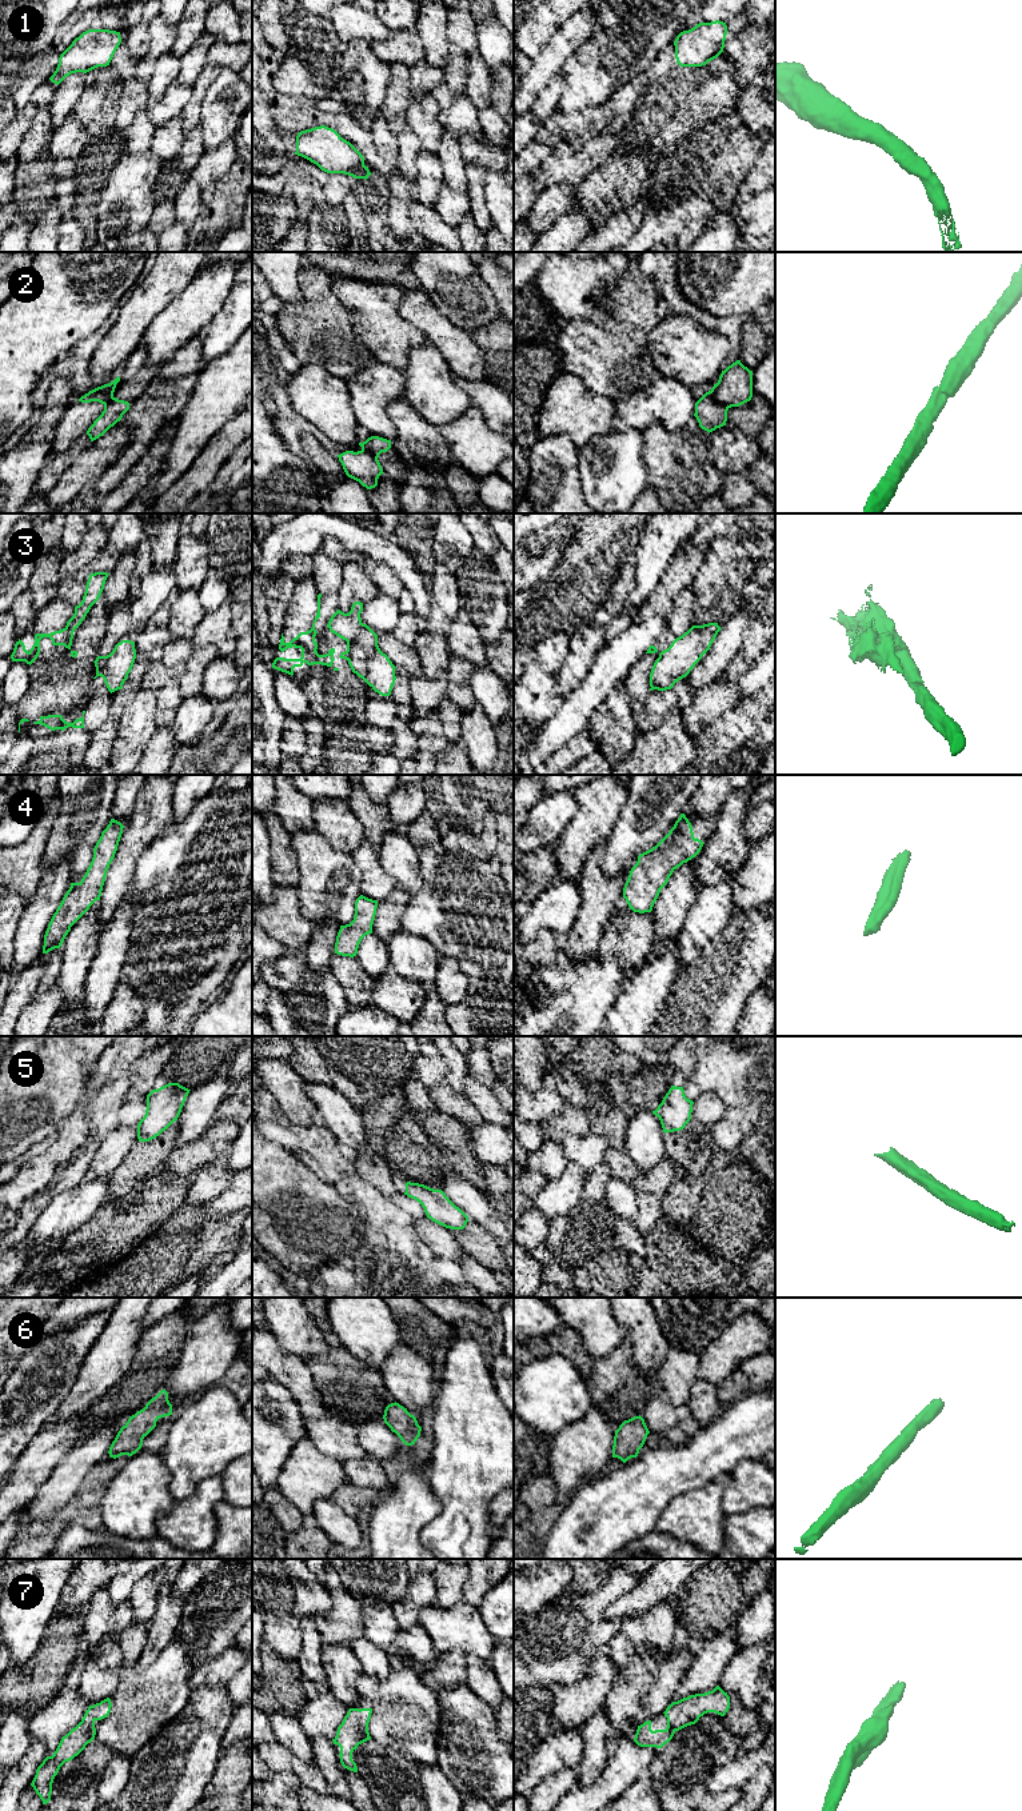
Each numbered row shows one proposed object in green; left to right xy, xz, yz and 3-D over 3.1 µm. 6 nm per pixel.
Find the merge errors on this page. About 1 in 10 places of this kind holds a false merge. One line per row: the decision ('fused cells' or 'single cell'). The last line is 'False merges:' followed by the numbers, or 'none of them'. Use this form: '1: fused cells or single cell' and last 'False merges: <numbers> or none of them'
1: single cell
2: fused cells
3: single cell
4: single cell
5: single cell
6: single cell
7: single cell
False merges: 2

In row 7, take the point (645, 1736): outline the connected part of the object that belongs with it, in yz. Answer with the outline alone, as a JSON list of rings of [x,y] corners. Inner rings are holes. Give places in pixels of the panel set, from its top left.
[[[719,1686],[704,1694],[695,1694],[672,1702],[663,1712],[667,1718],[664,1730],[651,1730],[651,1720],[638,1726],[634,1742],[640,1747],[662,1748],[674,1734],[687,1726],[695,1724],[707,1712],[724,1716],[730,1708],[730,1696]]]

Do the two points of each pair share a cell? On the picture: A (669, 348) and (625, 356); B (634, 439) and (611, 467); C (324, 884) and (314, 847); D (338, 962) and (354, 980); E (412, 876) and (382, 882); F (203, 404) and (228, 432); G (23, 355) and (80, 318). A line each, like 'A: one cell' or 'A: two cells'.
A: two cells
B: one cell
C: one cell
D: one cell
E: two cells
F: two cells
G: one cell

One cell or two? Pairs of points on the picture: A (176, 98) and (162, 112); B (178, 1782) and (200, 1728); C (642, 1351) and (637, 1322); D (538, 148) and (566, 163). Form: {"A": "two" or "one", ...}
{"A": "one", "B": "one", "C": "one", "D": "two"}

